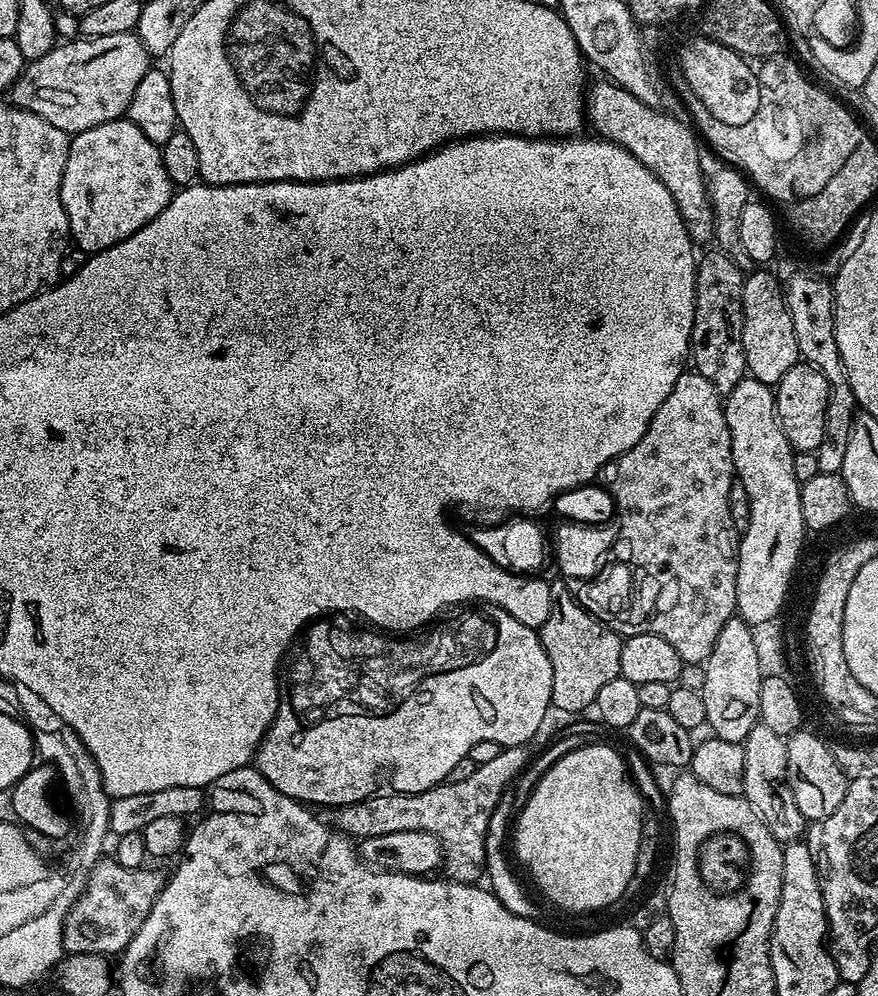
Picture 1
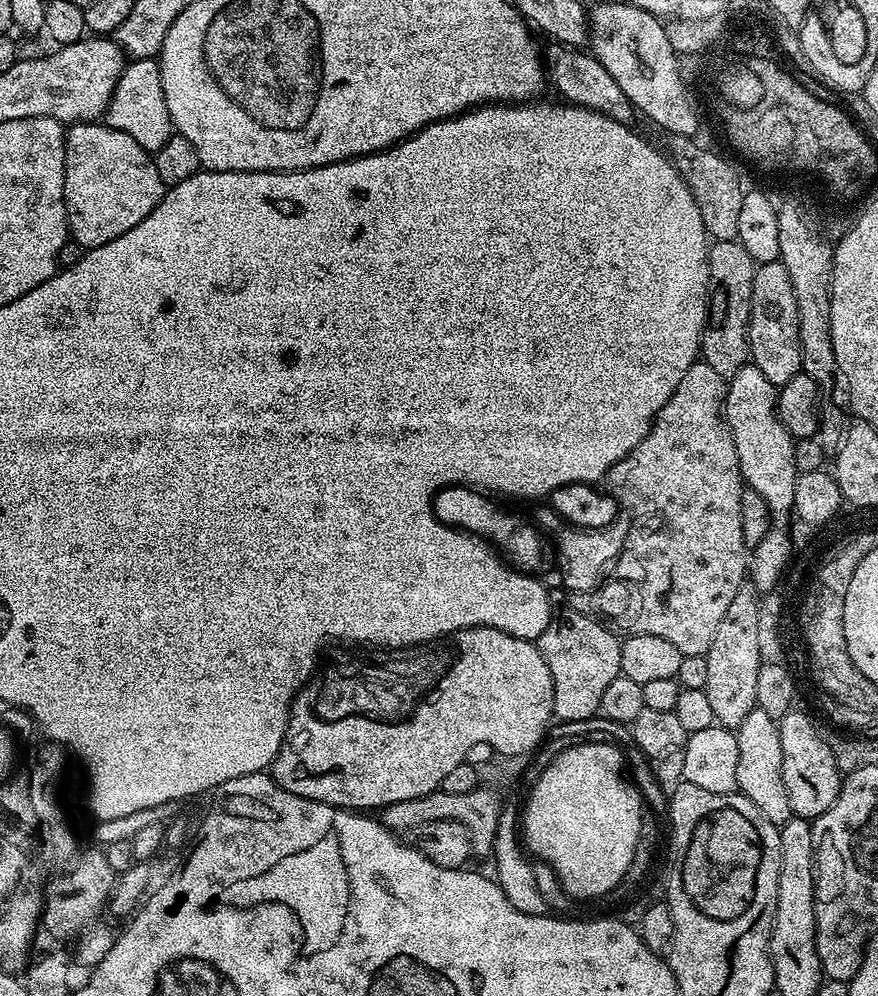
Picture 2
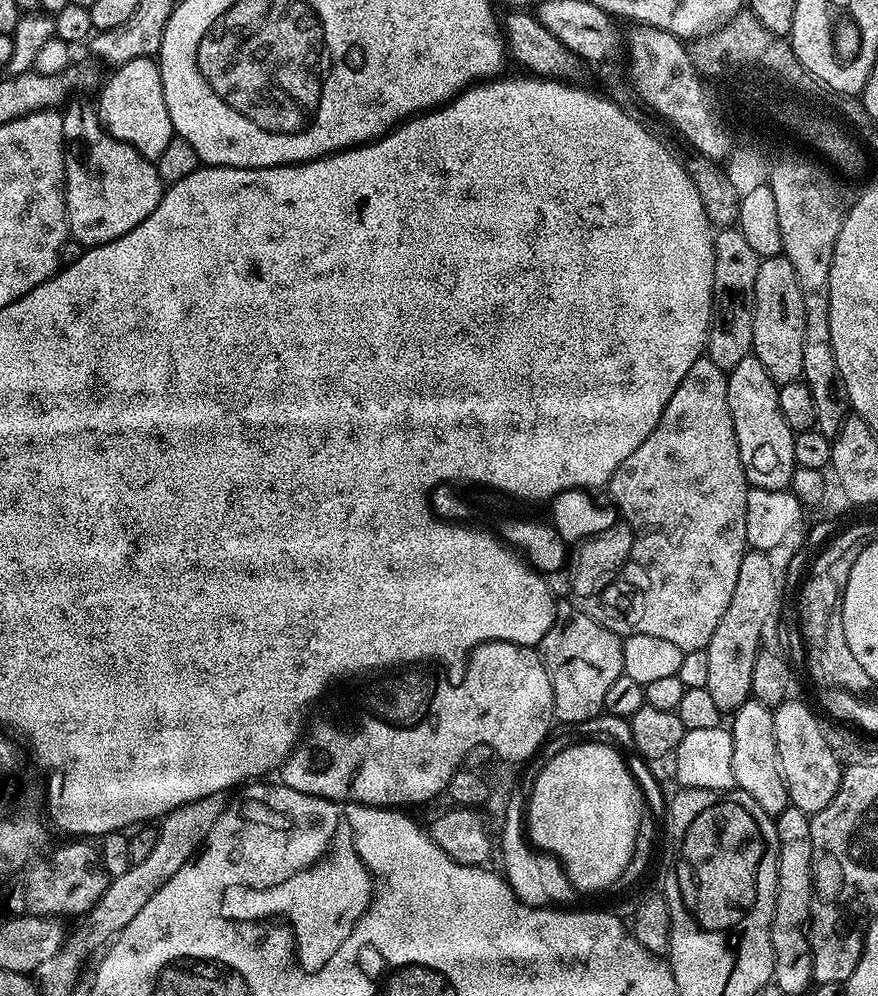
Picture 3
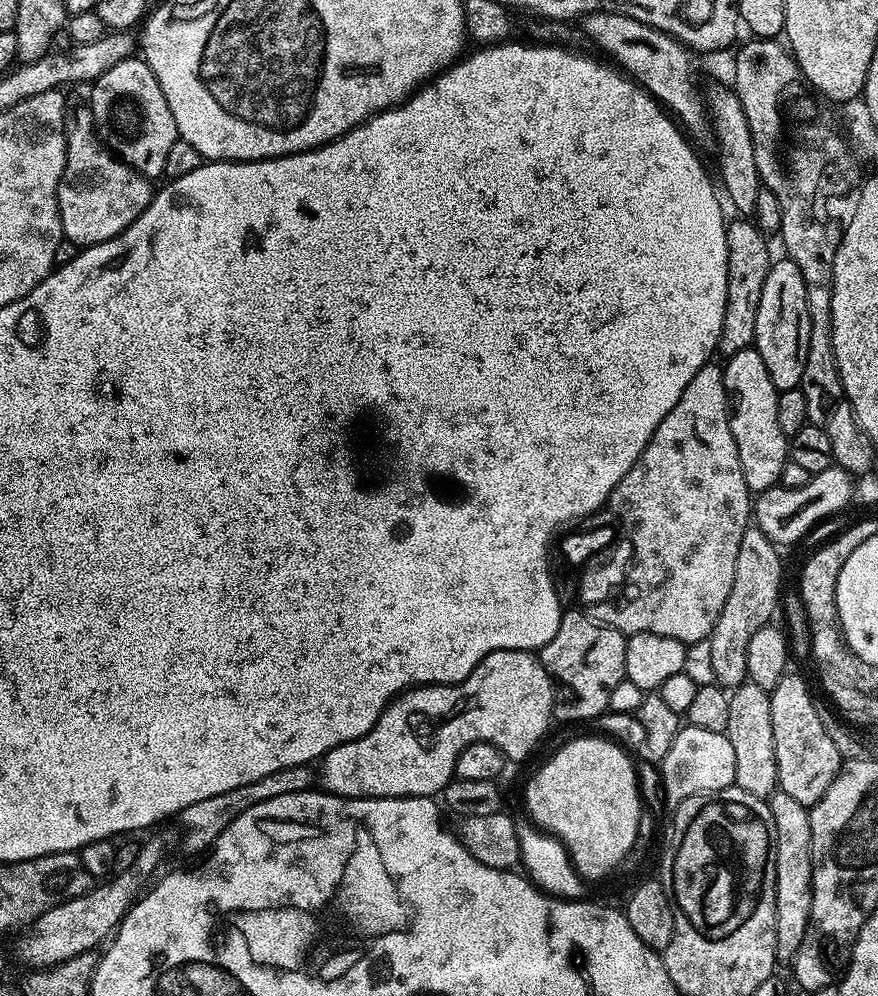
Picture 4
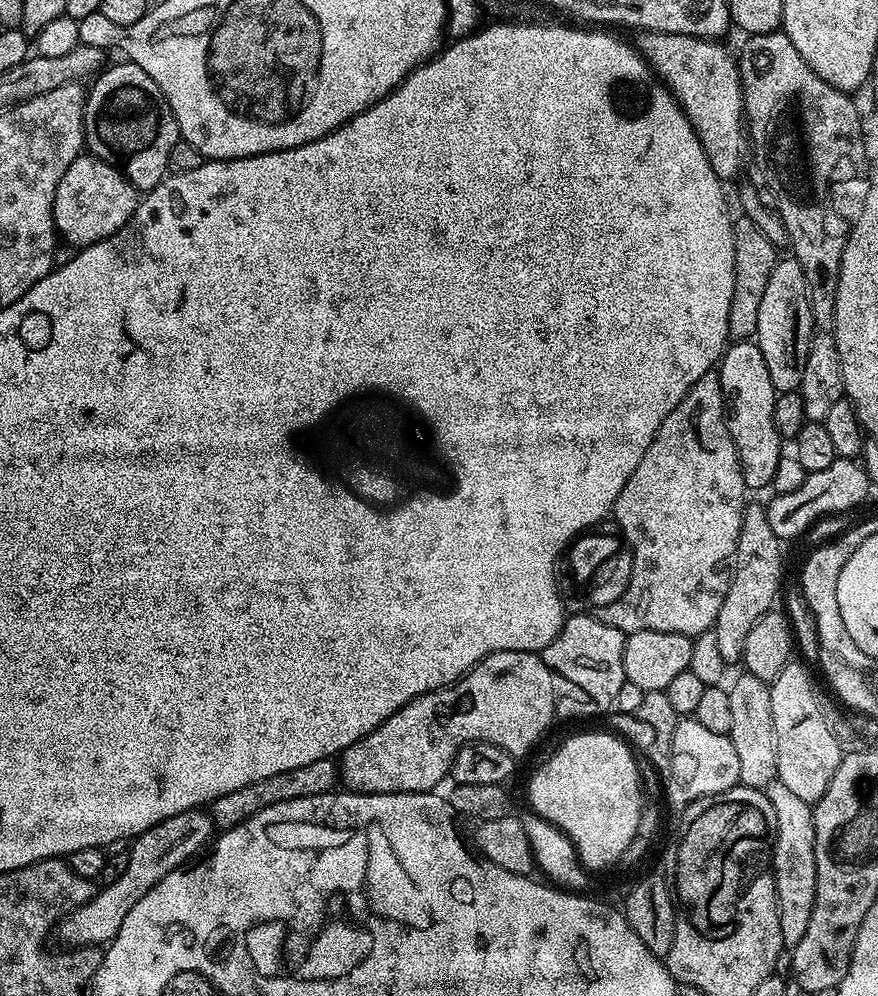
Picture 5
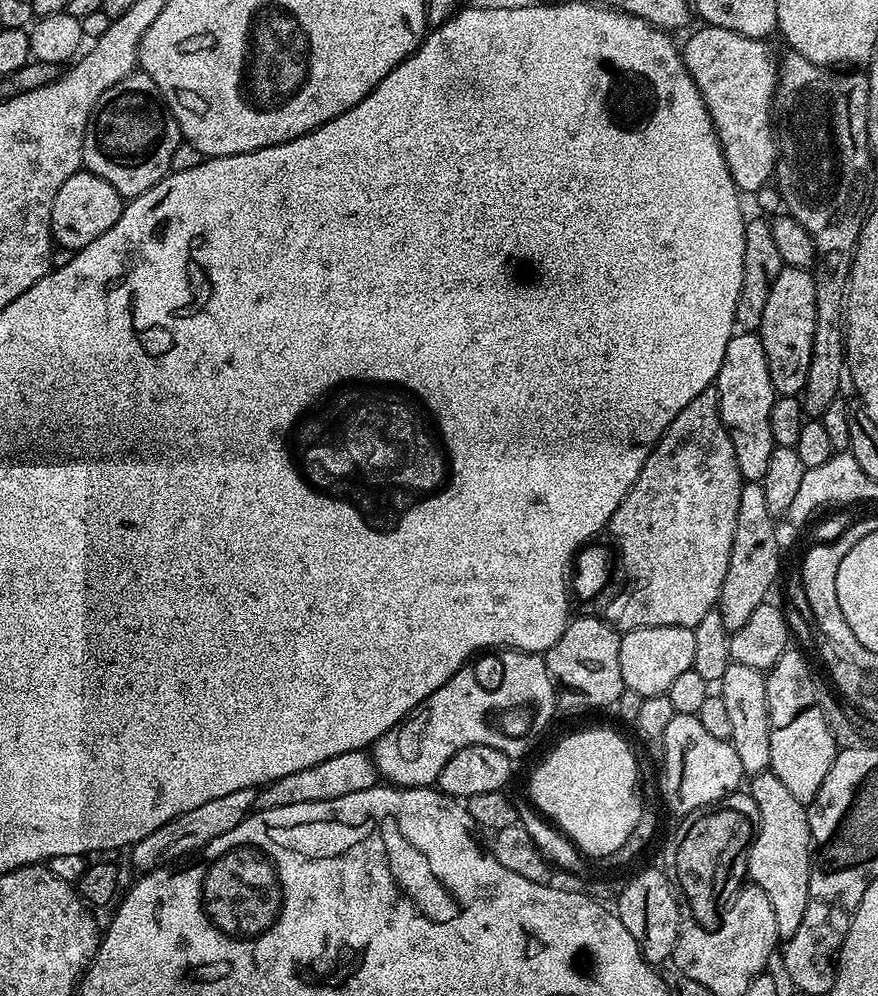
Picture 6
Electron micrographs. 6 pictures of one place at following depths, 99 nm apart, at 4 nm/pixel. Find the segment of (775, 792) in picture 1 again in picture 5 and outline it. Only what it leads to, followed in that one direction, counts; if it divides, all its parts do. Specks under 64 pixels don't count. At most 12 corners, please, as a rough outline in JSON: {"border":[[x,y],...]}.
{"border":[[742,674],[728,688],[740,784],[776,779],[770,687]]}

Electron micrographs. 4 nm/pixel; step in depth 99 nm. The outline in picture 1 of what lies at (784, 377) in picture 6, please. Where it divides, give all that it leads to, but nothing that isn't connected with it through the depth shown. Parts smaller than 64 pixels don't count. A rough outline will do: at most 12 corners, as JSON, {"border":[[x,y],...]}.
{"border":[[749,271],[742,350],[775,386],[800,360],[779,279]]}

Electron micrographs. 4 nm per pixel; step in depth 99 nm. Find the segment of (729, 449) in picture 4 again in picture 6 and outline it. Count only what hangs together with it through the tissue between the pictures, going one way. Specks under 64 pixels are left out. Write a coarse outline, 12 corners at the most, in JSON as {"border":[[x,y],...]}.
{"border":[[715,387],[652,449],[610,533],[623,634],[720,602],[742,477]]}

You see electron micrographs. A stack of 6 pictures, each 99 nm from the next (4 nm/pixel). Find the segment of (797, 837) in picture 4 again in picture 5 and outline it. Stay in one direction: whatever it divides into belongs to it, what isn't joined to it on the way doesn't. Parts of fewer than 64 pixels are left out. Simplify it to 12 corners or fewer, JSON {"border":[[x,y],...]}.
{"border":[[768,785],[776,838],[770,874],[780,939],[802,938],[814,910],[813,805]]}

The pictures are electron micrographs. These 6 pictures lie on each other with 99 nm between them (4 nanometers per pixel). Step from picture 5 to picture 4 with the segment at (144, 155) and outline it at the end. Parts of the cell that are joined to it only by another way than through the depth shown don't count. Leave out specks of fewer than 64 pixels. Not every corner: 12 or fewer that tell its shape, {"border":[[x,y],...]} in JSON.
{"border":[[143,58],[91,88],[100,140],[142,175],[163,177],[178,137]]}

